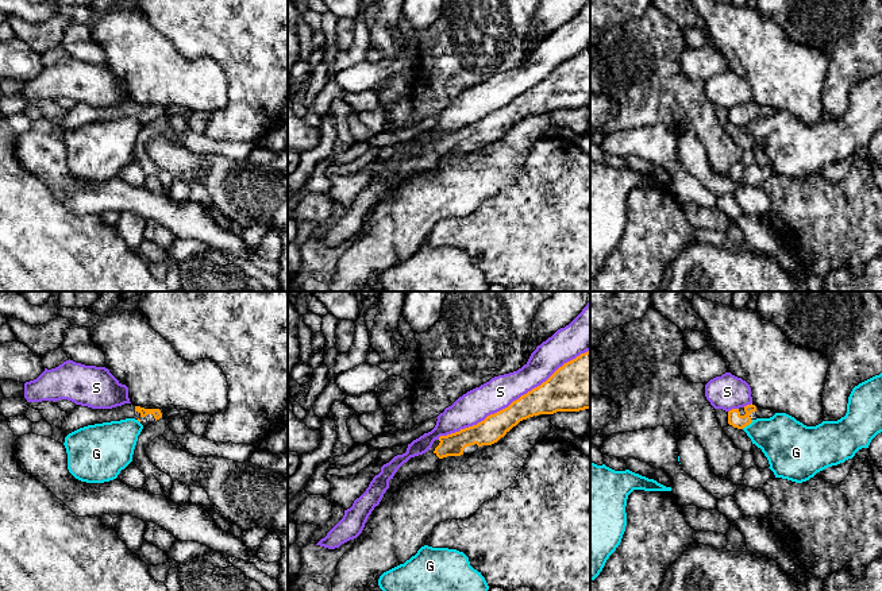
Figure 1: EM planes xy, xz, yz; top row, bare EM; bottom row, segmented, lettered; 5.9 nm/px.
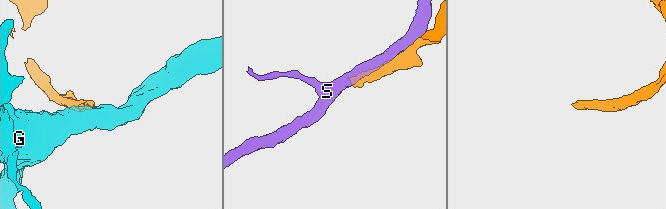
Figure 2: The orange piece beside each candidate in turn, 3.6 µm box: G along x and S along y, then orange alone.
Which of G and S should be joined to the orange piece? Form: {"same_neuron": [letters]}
{"same_neuron": []}

